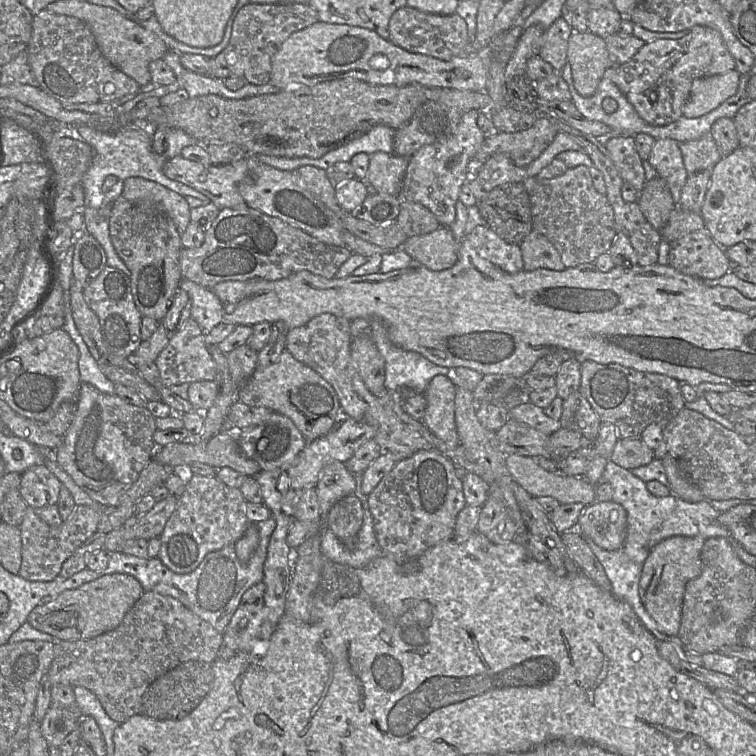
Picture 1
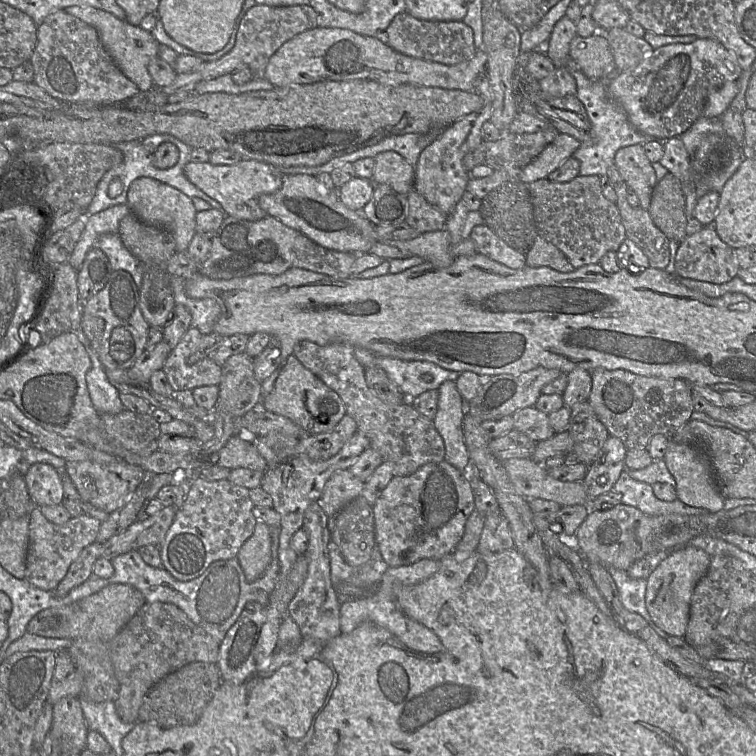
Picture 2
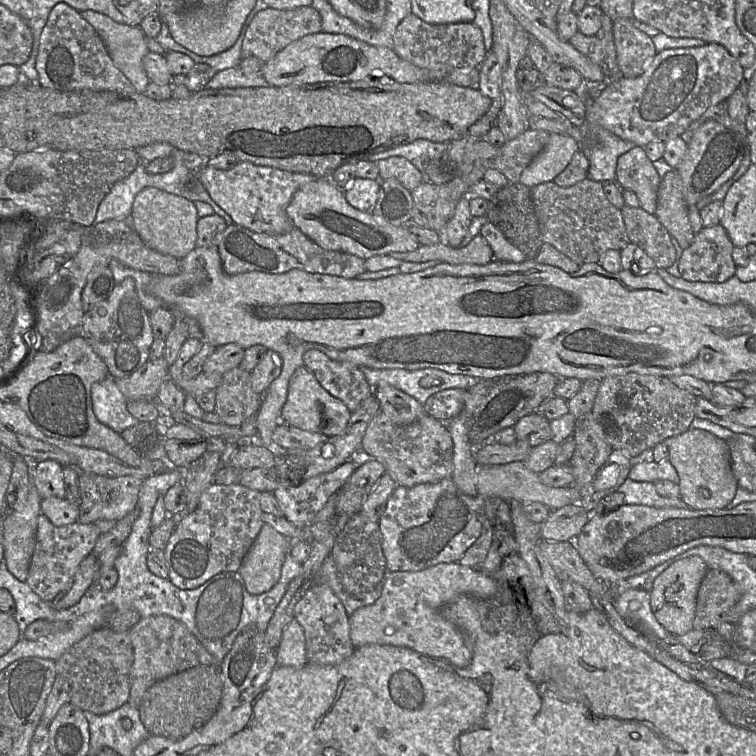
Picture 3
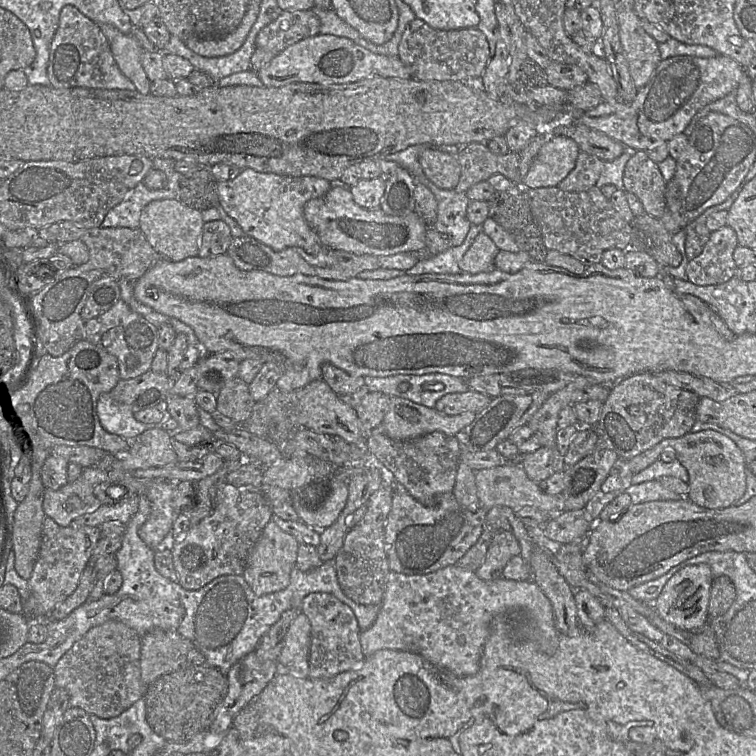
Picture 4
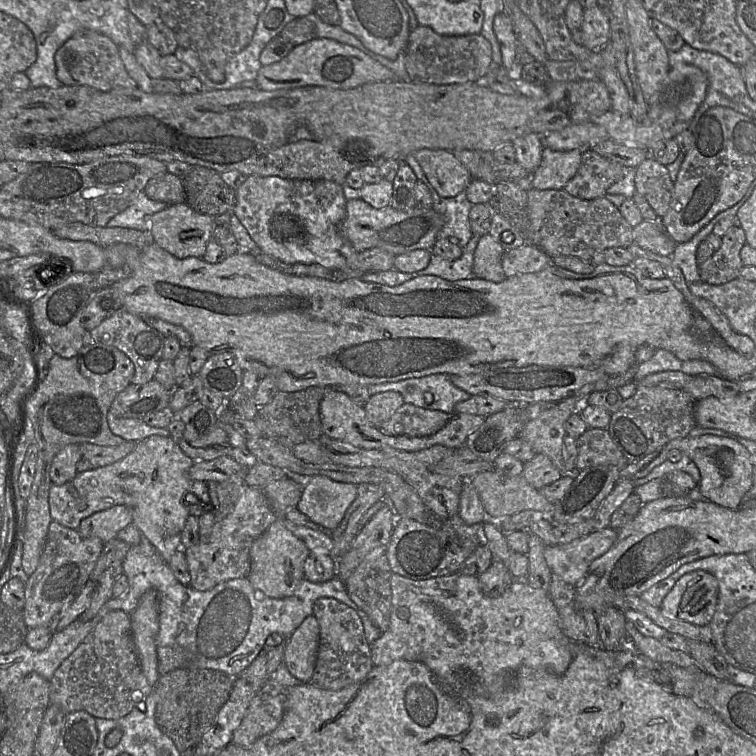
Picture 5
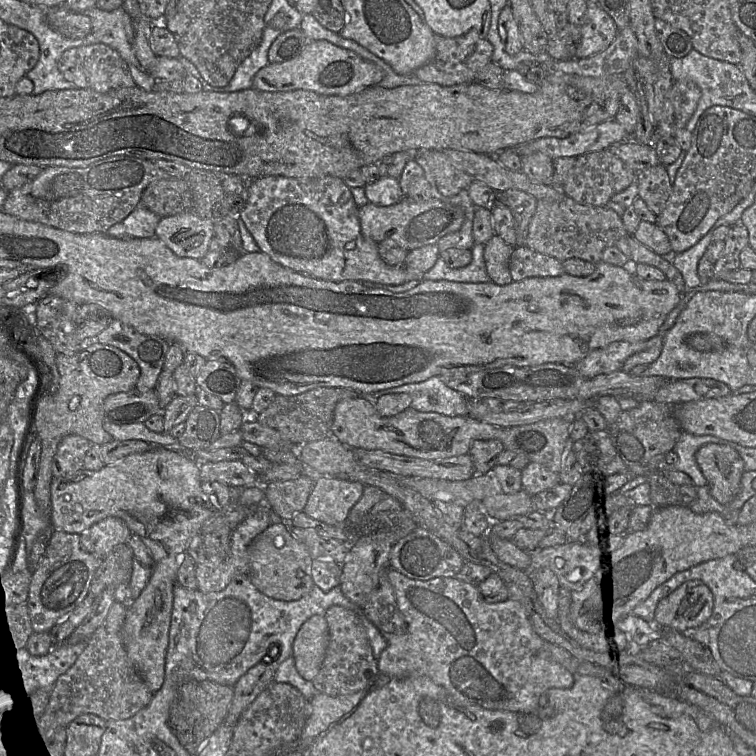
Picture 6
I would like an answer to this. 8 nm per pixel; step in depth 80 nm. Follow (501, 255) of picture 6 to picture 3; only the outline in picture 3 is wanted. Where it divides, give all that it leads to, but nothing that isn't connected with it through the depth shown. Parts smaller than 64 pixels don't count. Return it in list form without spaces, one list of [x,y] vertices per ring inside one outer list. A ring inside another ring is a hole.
[[[477,234],[464,247],[451,247],[446,243],[438,243],[431,246],[420,245],[414,251],[393,252],[389,255],[402,262],[440,261],[455,265],[484,265],[494,259],[490,245],[481,234]]]

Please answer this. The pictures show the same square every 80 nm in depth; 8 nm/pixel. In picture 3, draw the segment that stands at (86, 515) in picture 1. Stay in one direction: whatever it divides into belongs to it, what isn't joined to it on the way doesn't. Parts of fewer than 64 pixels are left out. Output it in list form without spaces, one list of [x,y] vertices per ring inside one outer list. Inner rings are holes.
[[[41,513],[38,517],[35,550],[26,582],[42,600],[52,602],[61,591],[72,584],[80,563],[93,552],[101,533],[95,523],[85,524],[77,521],[56,526]]]

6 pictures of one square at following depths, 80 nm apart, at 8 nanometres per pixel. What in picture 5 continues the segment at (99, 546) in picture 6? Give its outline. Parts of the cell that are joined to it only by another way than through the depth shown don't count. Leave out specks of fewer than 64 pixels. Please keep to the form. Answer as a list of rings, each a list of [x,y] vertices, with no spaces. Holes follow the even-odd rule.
[[[116,505],[83,519],[78,531],[84,538],[97,537],[106,543],[115,539],[118,532],[130,524],[133,524],[133,509]]]

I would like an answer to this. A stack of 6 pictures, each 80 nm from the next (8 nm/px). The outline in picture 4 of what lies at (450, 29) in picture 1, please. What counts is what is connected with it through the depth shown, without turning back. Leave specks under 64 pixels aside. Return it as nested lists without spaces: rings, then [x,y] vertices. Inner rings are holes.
[[[419,18],[412,20],[404,30],[398,57],[409,69],[411,78],[461,82],[478,82],[491,59],[486,36],[477,27],[439,30]]]

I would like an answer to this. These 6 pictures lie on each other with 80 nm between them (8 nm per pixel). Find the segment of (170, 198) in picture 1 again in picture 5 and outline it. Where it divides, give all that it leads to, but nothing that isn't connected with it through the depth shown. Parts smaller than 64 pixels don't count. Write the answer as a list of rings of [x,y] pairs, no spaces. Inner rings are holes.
[[[186,202],[167,205],[149,218],[152,241],[176,258],[198,257],[205,254],[213,230],[213,217],[193,210]]]

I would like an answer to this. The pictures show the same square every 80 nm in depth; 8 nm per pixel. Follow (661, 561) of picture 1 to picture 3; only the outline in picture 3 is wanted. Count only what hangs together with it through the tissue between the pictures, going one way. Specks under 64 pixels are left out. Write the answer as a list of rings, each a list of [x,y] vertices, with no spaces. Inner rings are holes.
[[[690,556],[674,561],[655,578],[650,592],[651,609],[670,634],[681,636],[694,629],[697,592],[708,569],[700,556]]]

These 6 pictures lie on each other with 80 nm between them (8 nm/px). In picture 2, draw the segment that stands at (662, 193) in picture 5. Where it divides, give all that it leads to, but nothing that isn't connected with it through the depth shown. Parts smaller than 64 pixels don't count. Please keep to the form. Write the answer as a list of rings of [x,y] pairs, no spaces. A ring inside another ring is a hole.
[[[643,144],[620,148],[615,155],[615,166],[627,187],[637,194],[640,207],[648,210],[658,179]]]

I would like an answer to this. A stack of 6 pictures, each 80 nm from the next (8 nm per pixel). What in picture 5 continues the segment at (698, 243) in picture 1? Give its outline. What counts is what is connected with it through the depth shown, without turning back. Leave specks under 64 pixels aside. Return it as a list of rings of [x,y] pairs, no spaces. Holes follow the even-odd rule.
[[[734,223],[721,237],[721,246],[699,266],[700,281],[722,285],[738,277],[744,266],[740,258],[740,250],[746,244],[744,230]]]

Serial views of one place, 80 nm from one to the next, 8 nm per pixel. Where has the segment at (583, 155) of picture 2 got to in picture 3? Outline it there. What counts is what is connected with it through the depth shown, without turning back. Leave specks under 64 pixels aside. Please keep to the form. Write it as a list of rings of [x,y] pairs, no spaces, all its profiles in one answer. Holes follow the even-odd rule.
[[[592,120],[584,128],[589,144],[580,151],[590,163],[587,178],[598,182],[616,182],[618,158],[636,145],[621,139]]]

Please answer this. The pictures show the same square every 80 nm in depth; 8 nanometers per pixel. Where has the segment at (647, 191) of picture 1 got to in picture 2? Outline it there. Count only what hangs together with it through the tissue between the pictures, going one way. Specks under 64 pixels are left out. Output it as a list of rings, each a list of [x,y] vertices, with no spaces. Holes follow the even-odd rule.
[[[668,172],[655,185],[648,212],[654,224],[669,240],[680,243],[690,234],[685,208],[686,197],[681,182]]]

